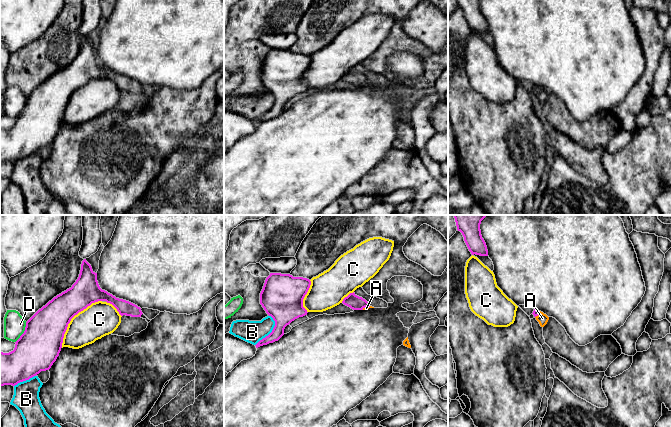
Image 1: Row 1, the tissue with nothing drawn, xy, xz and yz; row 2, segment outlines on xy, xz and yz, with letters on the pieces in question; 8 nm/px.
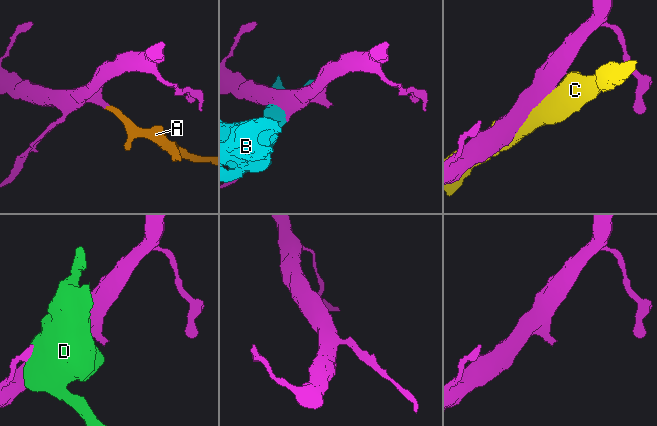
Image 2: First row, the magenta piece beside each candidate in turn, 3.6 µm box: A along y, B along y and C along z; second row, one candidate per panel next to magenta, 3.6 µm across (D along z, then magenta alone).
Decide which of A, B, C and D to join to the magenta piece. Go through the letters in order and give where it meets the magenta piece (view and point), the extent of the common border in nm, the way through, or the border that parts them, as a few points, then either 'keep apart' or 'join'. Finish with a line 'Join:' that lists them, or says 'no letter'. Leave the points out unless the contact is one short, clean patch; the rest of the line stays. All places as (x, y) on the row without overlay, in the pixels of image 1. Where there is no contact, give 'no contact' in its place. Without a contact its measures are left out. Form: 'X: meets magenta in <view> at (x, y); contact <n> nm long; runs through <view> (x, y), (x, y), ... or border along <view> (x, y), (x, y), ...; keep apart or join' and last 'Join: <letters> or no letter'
A: meets magenta in xz at (366, 82); contact 80 nm long; runs through xz (353, 77), (366, 82), (366, 84); join
B: meets magenta in xz at (272, 107); contact 280 nm long; keep apart
C: meets magenta in xy at (72, 93); contact 500 nm long; keep apart
D: meets magenta in xy at (24, 108); contact 190 nm long; keep apart
Join: A

